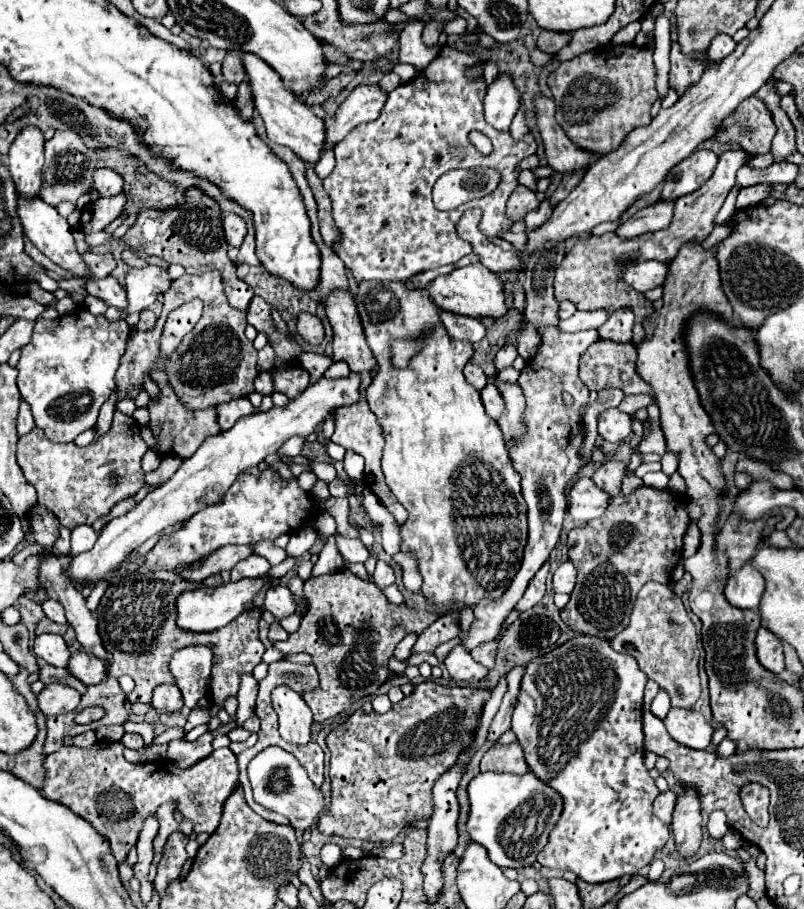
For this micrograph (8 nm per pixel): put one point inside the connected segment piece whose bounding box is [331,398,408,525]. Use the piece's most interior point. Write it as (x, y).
(356, 427)

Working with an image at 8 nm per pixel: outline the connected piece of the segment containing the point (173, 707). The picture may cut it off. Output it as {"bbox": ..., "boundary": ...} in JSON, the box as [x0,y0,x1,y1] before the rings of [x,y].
{"bbox":[151,684,183,714],"boundary":[[[163,684],[163,686],[157,686],[153,690],[151,706],[159,712],[173,714],[173,712],[179,712],[183,708],[183,696],[181,696],[179,688],[175,688],[171,684]]]}

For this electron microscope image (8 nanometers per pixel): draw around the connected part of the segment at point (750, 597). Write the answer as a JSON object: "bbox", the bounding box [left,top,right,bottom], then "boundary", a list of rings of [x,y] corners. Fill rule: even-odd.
{"bbox":[723,562,763,610],"boundary":[[[747,562],[737,574],[729,578],[723,592],[731,606],[743,610],[757,610],[763,594],[763,576]]]}

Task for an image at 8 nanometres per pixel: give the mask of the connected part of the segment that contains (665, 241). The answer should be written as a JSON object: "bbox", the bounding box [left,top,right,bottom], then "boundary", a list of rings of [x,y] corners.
{"bbox":[555,148,749,342],"boundary":[[[735,148],[735,150],[727,150],[721,154],[719,164],[713,172],[713,176],[693,194],[681,196],[679,200],[675,200],[675,216],[669,228],[659,230],[659,232],[649,232],[637,238],[629,238],[623,240],[619,238],[615,232],[607,232],[603,236],[589,236],[587,240],[581,240],[573,246],[573,250],[563,258],[563,262],[559,264],[557,272],[555,272],[555,298],[557,300],[571,300],[577,310],[595,310],[595,308],[605,308],[609,312],[617,310],[619,306],[629,306],[635,312],[635,332],[633,332],[633,342],[641,342],[641,338],[645,336],[643,332],[643,318],[647,314],[653,312],[653,306],[649,300],[645,300],[643,294],[639,294],[637,300],[637,292],[627,286],[625,282],[619,280],[621,272],[627,264],[637,264],[643,260],[673,260],[679,252],[679,248],[687,242],[687,240],[705,240],[711,230],[715,228],[715,216],[721,210],[729,190],[735,186],[735,174],[737,170],[749,160],[747,152],[743,152],[743,148]]]}

